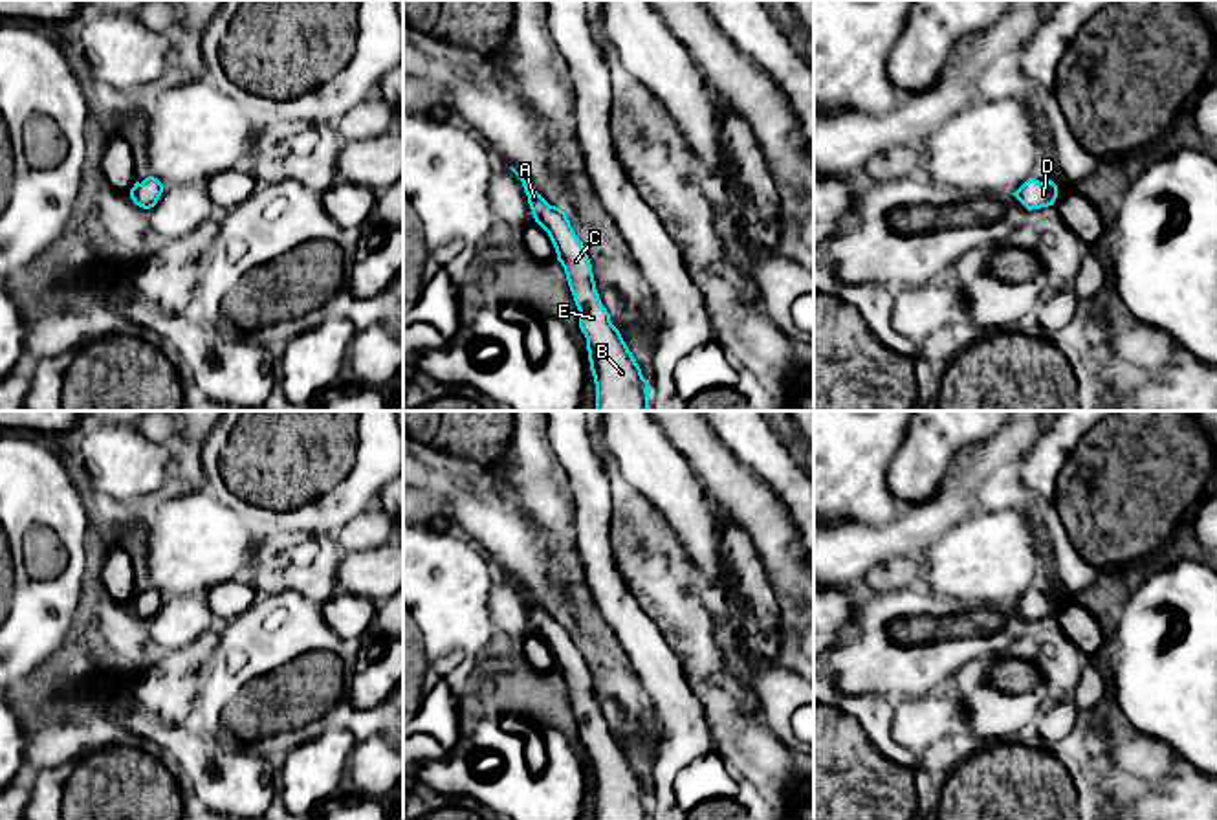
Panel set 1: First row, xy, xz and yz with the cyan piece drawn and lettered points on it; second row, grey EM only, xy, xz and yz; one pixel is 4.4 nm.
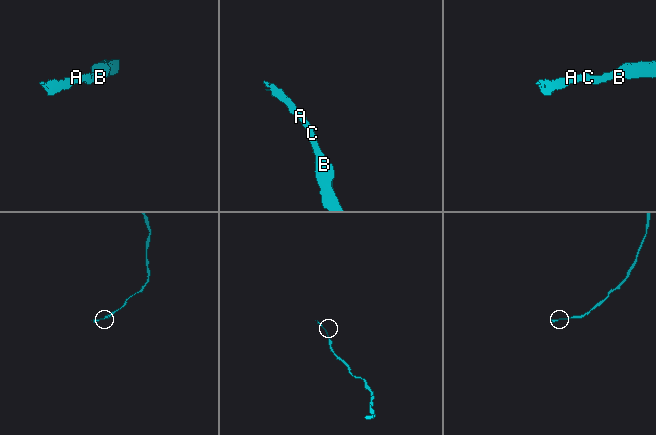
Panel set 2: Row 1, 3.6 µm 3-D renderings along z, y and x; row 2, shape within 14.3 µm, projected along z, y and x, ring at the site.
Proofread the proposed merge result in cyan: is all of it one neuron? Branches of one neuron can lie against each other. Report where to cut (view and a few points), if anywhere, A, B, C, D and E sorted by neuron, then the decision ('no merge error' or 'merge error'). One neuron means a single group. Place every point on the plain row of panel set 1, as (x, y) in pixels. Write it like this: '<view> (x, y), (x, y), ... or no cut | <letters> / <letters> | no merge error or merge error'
no cut | A B C D E | no merge error

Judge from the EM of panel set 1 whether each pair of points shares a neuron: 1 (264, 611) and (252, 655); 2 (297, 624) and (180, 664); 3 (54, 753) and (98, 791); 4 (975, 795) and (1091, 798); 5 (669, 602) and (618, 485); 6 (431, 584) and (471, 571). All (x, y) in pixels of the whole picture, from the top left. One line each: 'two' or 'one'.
1: one
2: two
3: two
4: one
5: one
6: one

